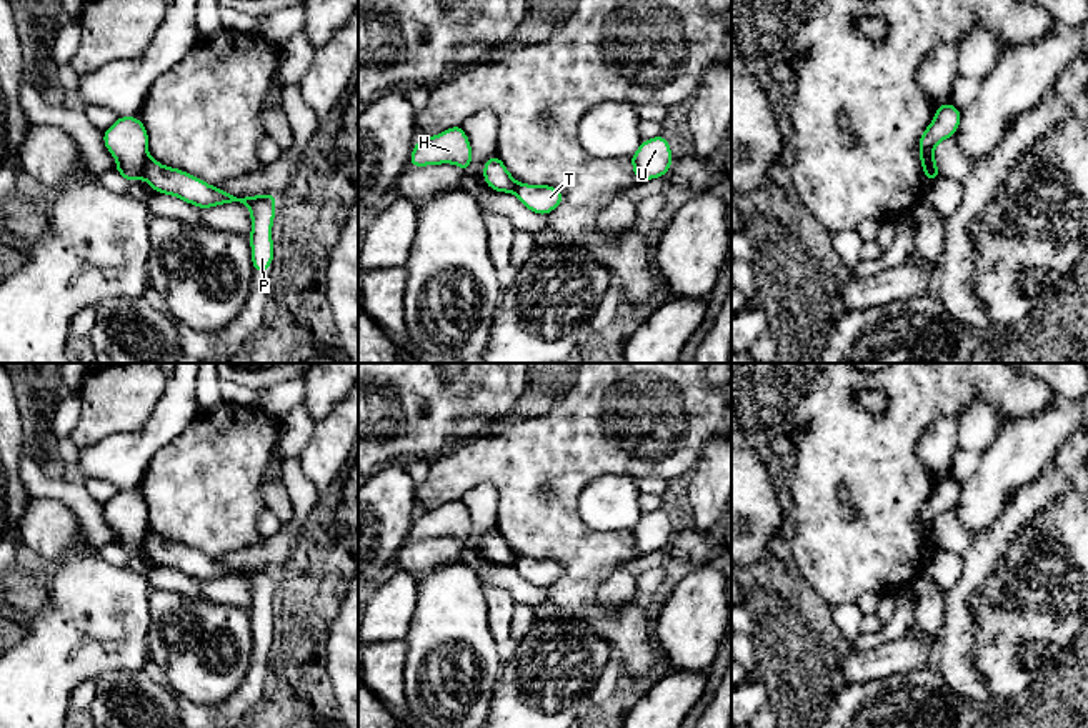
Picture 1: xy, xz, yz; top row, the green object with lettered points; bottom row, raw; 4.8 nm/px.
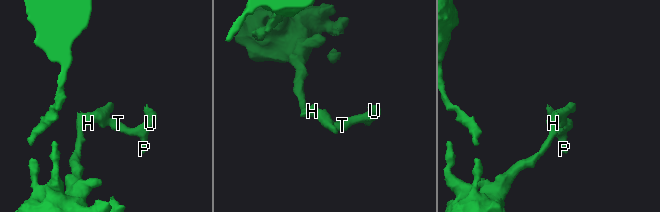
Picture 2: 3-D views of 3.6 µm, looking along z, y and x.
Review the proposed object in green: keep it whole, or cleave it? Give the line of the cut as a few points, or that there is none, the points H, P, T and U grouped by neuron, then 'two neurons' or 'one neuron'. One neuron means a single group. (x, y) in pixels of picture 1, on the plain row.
cut xy (149, 530), (142, 550); groups H / P T U; two neurons

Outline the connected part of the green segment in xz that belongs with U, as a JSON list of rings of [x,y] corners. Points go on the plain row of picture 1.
[[[663,508],[641,515],[640,521],[631,528],[631,540],[638,555],[665,550],[671,535],[671,523]]]

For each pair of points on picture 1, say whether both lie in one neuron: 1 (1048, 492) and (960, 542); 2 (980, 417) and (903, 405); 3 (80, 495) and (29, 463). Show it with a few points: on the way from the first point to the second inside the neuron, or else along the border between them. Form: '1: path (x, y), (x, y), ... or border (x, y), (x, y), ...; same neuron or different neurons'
1: border (972, 542), (963, 555); different neurons
2: border (955, 418), (973, 400), (982, 398), (998, 422); different neurons
3: path (67, 492), (49, 487), (39, 477); same neuron

